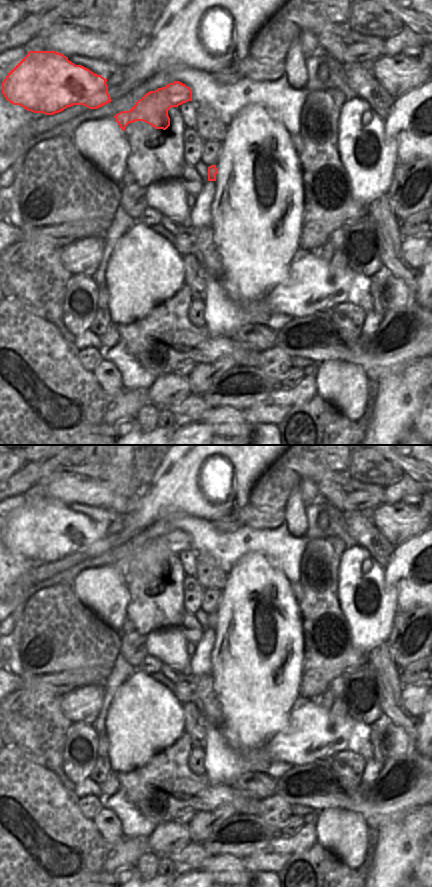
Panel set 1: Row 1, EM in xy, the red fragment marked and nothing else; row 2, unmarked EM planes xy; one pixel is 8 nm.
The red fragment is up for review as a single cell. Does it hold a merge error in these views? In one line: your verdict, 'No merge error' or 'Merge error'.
Merge error.

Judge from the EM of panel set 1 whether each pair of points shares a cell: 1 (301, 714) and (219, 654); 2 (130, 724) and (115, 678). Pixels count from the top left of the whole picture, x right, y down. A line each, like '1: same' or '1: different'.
1: different
2: different

